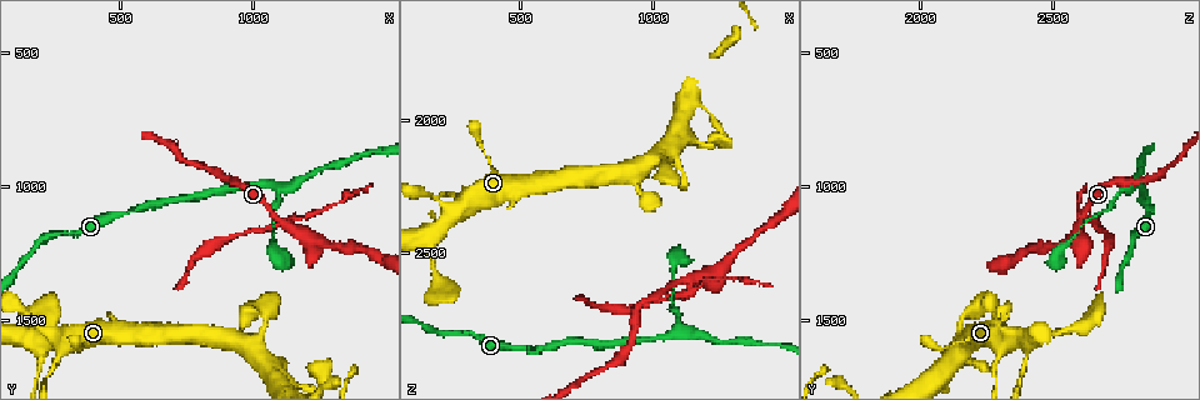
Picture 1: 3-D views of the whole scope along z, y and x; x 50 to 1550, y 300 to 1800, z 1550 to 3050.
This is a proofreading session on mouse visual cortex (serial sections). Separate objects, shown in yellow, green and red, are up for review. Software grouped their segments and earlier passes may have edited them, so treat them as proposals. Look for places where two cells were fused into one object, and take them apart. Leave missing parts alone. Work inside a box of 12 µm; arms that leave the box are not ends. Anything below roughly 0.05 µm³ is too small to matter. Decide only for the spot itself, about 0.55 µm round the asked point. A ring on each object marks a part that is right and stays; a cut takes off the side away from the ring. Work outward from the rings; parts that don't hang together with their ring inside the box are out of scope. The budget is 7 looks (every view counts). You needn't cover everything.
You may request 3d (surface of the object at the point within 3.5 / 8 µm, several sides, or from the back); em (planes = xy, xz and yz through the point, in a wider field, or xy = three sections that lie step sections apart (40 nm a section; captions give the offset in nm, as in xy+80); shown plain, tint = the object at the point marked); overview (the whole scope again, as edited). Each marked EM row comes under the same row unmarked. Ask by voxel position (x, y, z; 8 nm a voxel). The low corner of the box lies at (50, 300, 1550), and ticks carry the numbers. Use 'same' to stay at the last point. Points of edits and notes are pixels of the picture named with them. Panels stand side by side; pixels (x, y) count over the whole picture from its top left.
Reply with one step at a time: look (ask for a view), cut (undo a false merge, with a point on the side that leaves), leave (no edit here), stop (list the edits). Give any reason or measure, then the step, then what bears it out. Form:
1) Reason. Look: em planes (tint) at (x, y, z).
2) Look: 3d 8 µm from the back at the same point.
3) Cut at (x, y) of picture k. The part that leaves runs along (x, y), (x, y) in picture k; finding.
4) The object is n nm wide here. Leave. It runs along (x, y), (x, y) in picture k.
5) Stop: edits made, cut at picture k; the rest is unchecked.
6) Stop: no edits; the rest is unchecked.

Three-way junction. Look: 3d 3.5 µm at (1090, 1010, 2800).

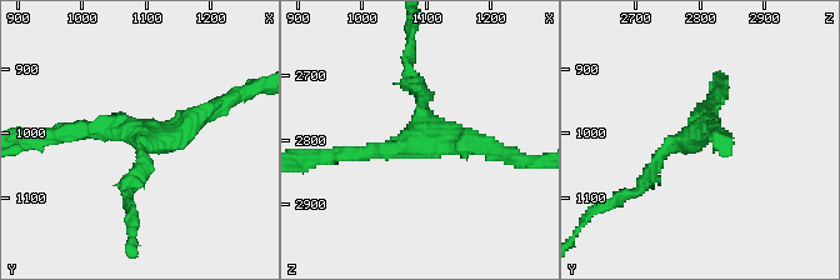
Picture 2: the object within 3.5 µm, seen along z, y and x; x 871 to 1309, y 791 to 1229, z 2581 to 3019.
3 arms meet here; the arms are 150, 250, 250 nm wide; shape alone is not enough. Look: em xy step 1 (tint) at (1100, 1005, 2795).

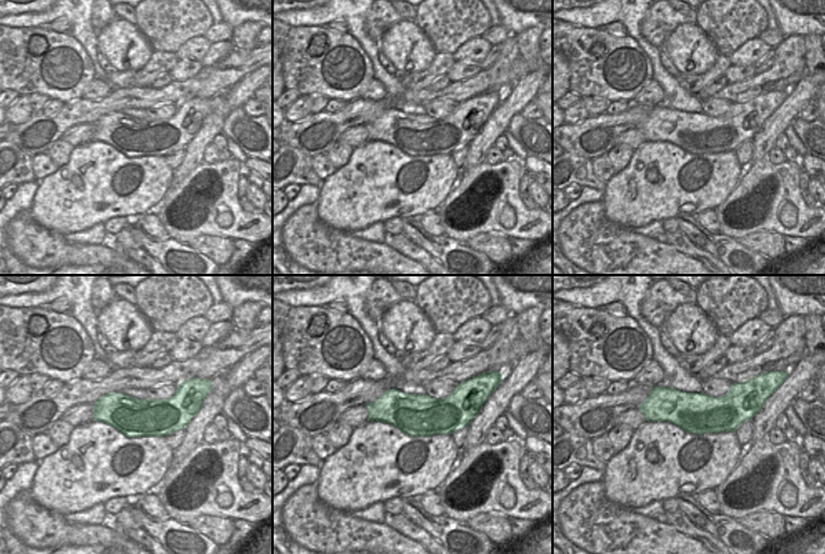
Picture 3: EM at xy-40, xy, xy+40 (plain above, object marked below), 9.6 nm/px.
Leave. It runs along (348, 154), (428, 138), (413, 78) in picture 2; one cell here.

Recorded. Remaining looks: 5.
Branch point. Look: 3d 8 µm at (1120, 1130, 2600).

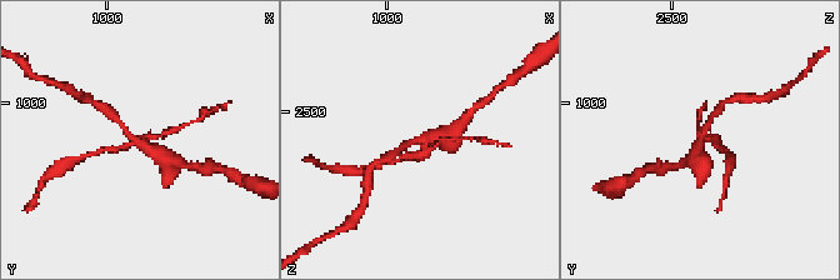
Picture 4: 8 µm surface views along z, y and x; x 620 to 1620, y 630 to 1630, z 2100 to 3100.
Look: 3d 3.5 µm at (1120, 1130, 2610).

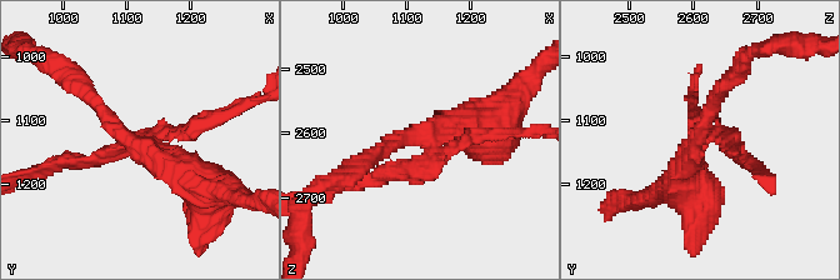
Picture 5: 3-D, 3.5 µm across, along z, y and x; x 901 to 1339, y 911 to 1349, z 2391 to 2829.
Shape alone is not enough. Look: em xy step 5 (tint) at (1125, 1135, 2600).

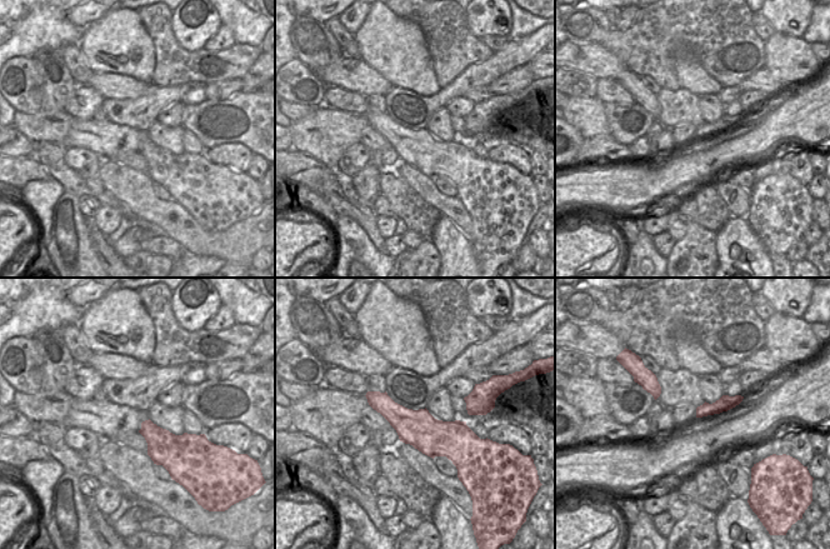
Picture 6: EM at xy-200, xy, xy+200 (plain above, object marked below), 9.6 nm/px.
Cut at (741, 153) of picture 5. The part that leaves runs along (710, 136), (730, 136), (753, 163) in picture 5; two cells meet here.

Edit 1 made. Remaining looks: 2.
Stop: edits made, cut at picture 5; the rest is unchecked.

